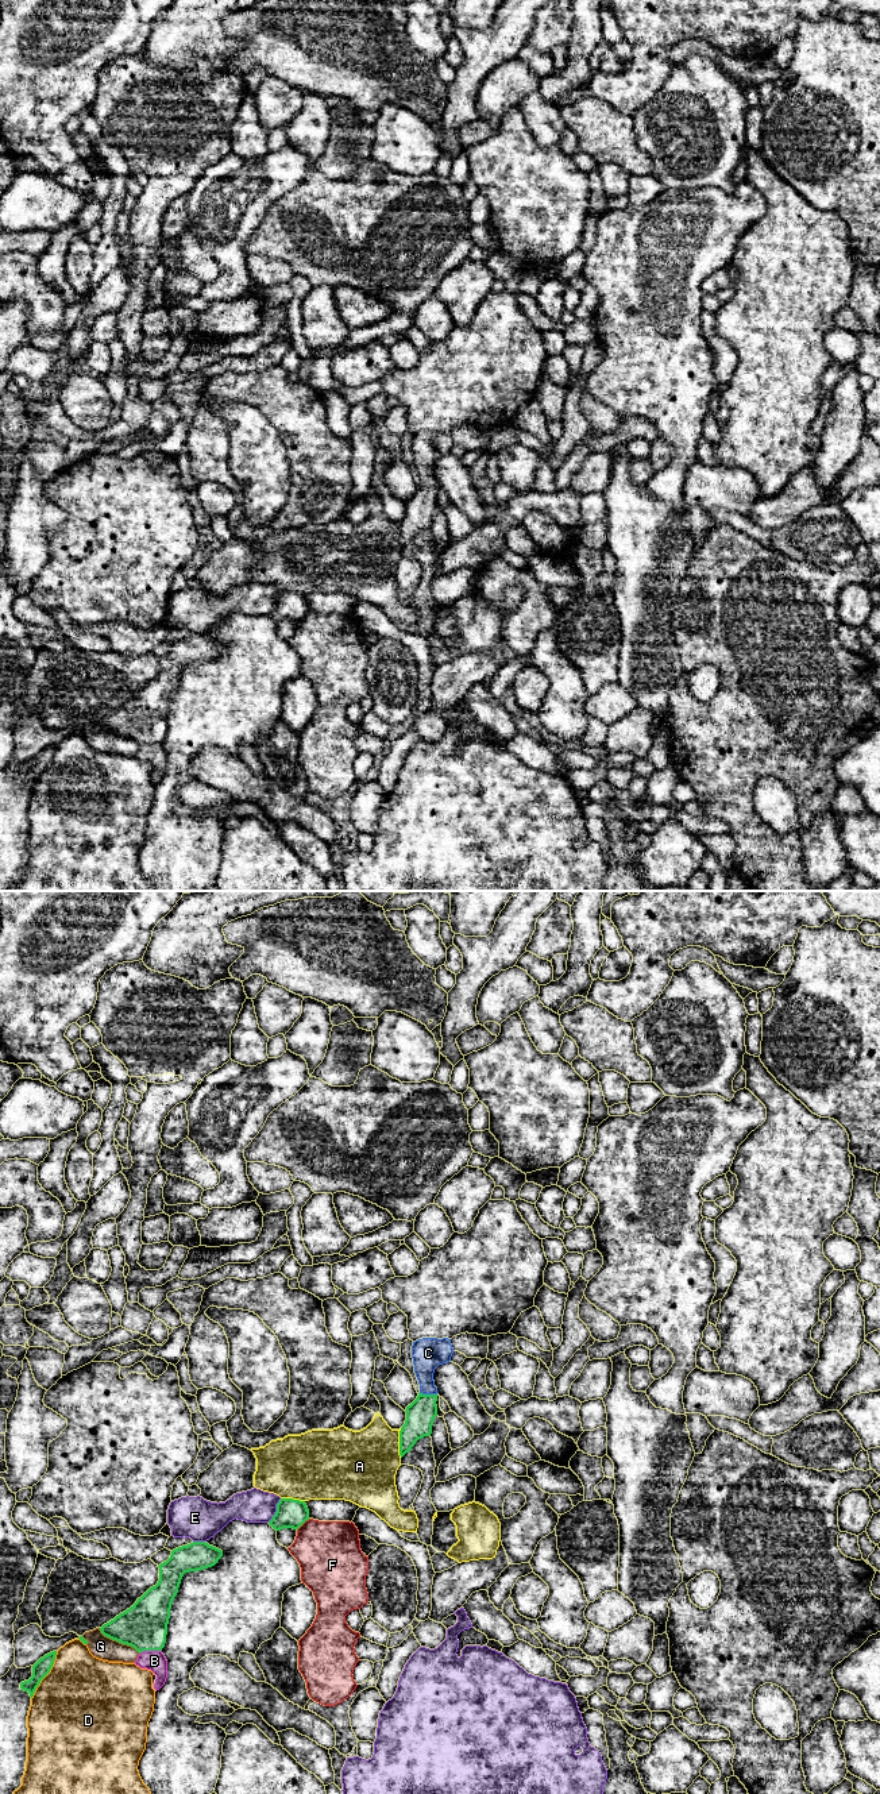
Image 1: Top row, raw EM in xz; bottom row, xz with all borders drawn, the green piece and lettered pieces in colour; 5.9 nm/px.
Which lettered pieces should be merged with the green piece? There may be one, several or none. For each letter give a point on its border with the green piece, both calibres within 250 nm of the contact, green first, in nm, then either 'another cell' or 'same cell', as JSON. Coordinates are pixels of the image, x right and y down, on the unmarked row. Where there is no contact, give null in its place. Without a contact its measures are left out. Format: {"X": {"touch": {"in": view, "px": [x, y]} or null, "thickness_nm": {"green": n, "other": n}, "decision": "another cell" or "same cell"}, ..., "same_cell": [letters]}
{"A": {"touch": {"in": "xz", "px": [400, 536]}, "thickness_nm": {"green": 170, "other": 400}, "decision": "another cell"}, "B": {"touch": {"in": "xz", "px": [150, 743]}, "thickness_nm": {"green": 280, "other": 120}, "decision": "another cell"}, "C": {"touch": {"in": "xz", "px": [428, 487]}, "thickness_nm": {"green": 170, "other": 190}, "decision": "same cell"}, "D": {"touch": {"in": "xz", "px": [46, 767]}, "thickness_nm": {"green": 100, "other": 500}, "decision": "another cell"}, "E": {"touch": {"in": "xz", "px": [277, 604]}, "thickness_nm": {"green": 180, "other": 200}, "decision": "another cell"}, "F": {"touch": {"in": "xz", "px": [303, 616]}, "thickness_nm": {"green": 180, "other": 380}, "decision": "another cell"}, "G": {"touch": {"in": "xz", "px": [119, 735]}, "thickness_nm": {"green": 280, "other": 140}, "decision": "another cell"}, "same_cell": ["C"]}

